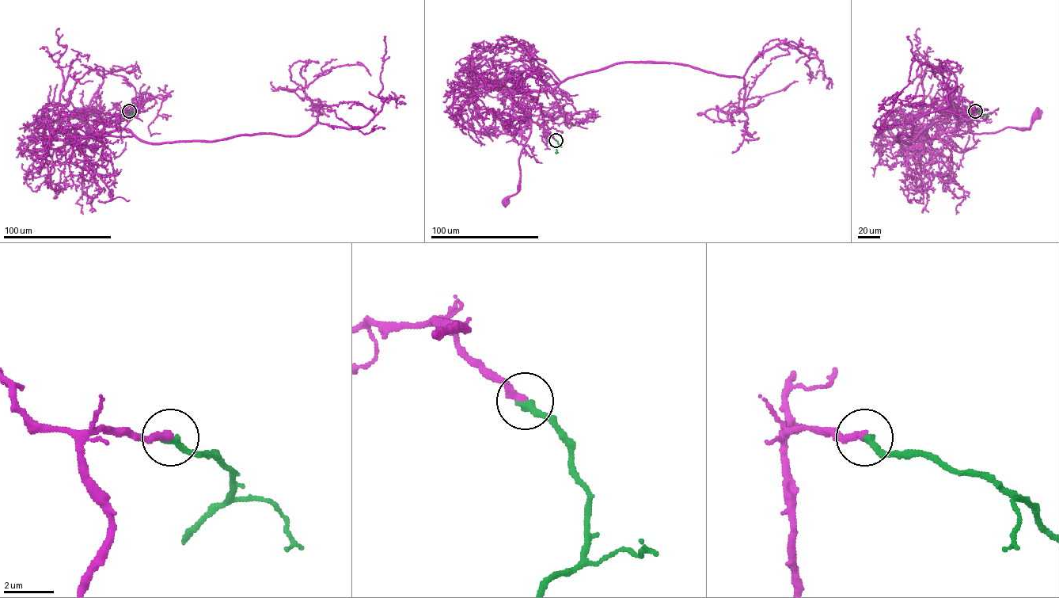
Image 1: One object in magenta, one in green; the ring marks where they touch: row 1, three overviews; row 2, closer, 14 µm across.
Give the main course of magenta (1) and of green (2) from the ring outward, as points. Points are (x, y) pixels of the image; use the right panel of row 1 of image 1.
1: (975, 111), (972, 111), (972, 117), (961, 120), (956, 129), (978, 133), (1008, 127), (1028, 128), (1034, 116)
2: (975, 111), (987, 116)

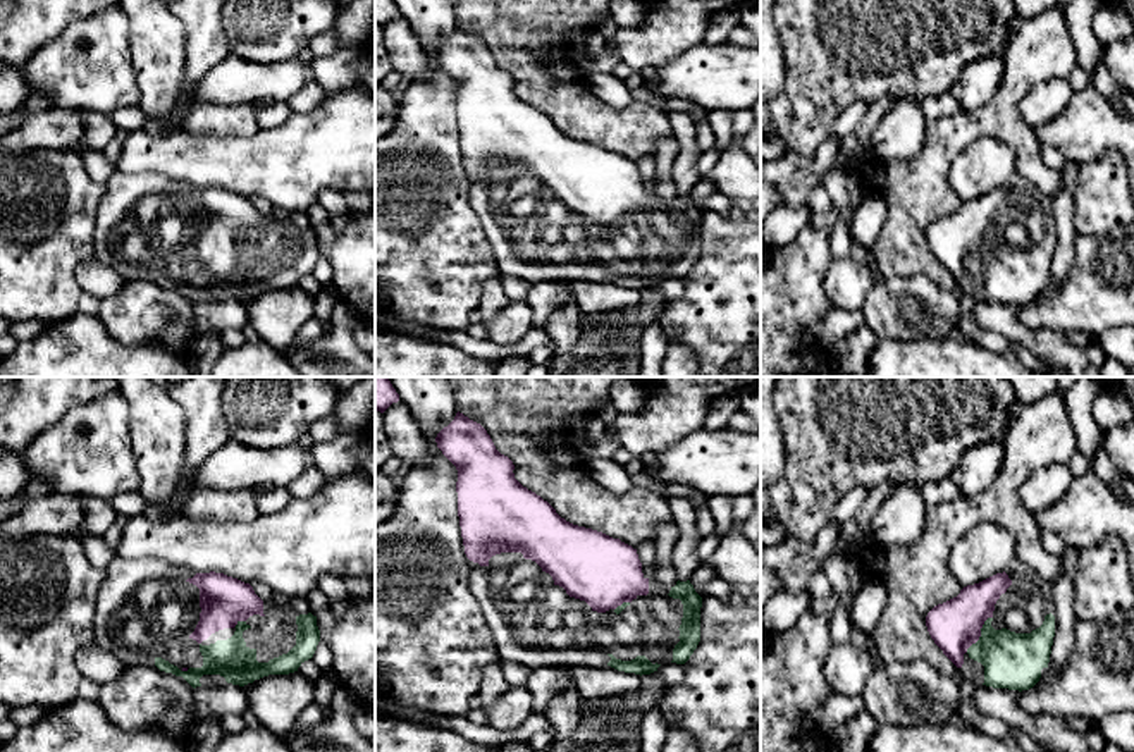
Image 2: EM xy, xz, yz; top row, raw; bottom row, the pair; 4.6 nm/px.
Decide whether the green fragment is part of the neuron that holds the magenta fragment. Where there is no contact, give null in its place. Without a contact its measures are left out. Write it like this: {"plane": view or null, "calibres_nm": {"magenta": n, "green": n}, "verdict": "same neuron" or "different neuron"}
{"plane": "yz", "calibres_nm": {"magenta": 240, "green": 260}, "verdict": "same neuron"}

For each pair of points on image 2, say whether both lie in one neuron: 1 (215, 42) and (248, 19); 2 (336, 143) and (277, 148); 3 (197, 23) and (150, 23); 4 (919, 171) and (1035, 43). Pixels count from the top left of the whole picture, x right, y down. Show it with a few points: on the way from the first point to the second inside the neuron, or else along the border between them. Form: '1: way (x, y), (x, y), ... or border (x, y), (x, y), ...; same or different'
1: border (221, 18), (231, 52); different
2: way (322, 148), (291, 148); same
3: border (176, 18), (184, 28), (183, 64); different
4: way (954, 135), (979, 124), (1010, 93), (1017, 80); same

